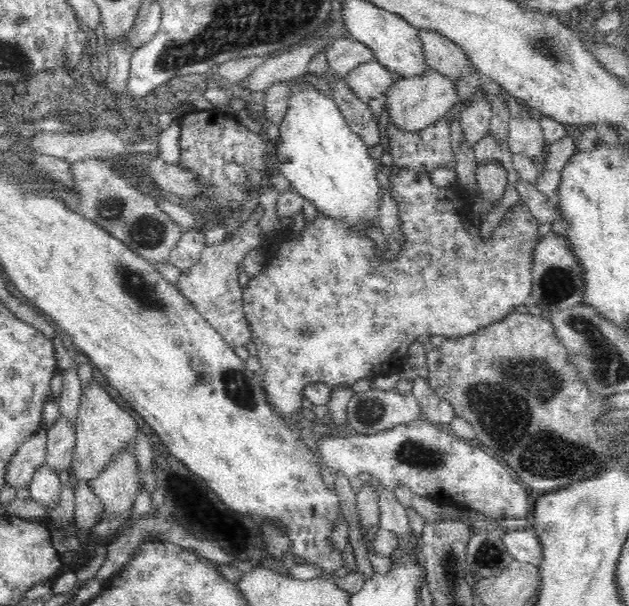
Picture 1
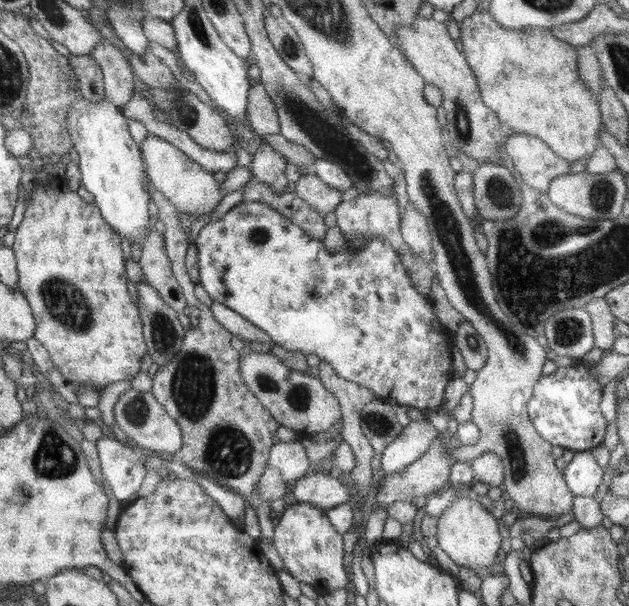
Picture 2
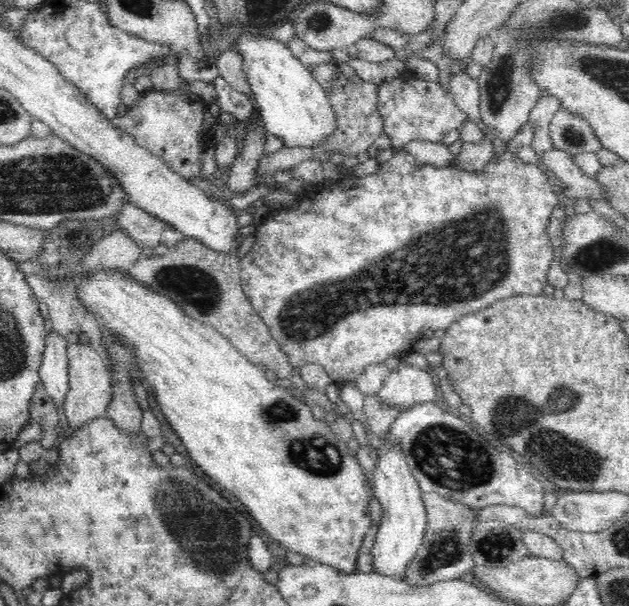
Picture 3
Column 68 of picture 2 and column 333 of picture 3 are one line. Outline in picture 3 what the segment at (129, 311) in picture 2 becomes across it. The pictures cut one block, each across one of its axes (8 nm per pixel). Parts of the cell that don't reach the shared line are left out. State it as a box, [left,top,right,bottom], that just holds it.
[239,150,560,384]

